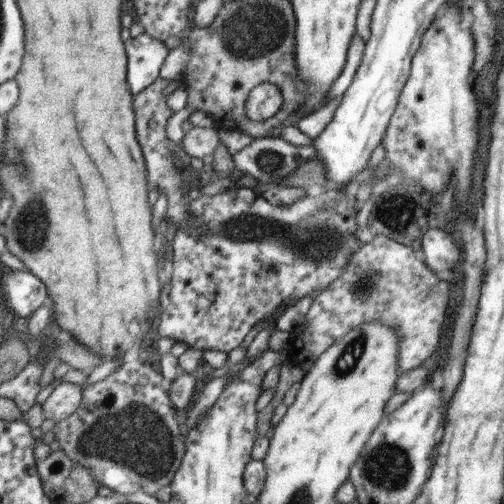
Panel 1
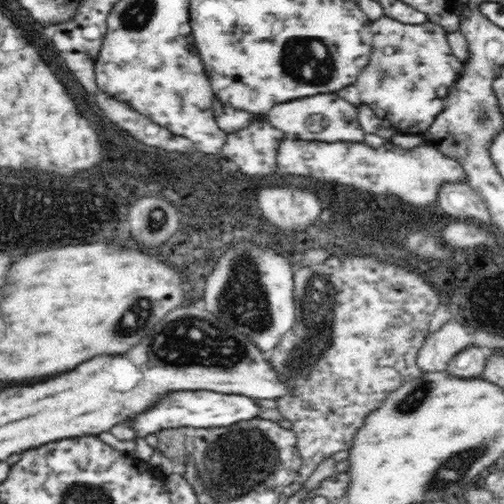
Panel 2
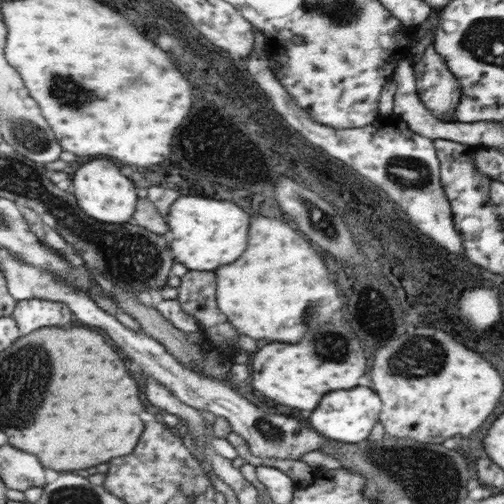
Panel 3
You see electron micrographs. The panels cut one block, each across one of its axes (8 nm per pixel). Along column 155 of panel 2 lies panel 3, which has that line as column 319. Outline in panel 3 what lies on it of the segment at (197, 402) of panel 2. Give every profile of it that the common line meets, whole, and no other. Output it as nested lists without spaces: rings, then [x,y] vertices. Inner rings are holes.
[[[367,384],[359,386],[359,388],[351,388],[347,392],[331,392],[331,396],[327,396],[327,400],[323,400],[323,404],[319,404],[319,408],[311,414],[305,414],[309,418],[311,430],[319,432],[323,438],[331,440],[331,442],[339,442],[339,444],[359,444],[363,442],[373,424],[377,422],[379,408],[383,408],[383,402],[379,398],[379,394],[375,394],[373,390],[365,388]]]

